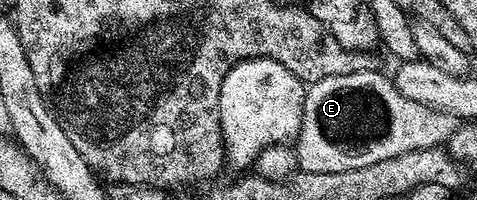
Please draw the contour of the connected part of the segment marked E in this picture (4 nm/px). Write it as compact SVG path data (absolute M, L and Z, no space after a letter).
M375 68L354 71L350 75L330 75L330 79L313 81L304 94L302 127L294 142L299 168L305 173L333 173L354 171L358 167L370 167L370 163L382 163L382 159L394 159L394 155L406 155L415 149L434 149L443 146L458 128L457 118L444 110L432 109L408 99L396 86L395 80Z

